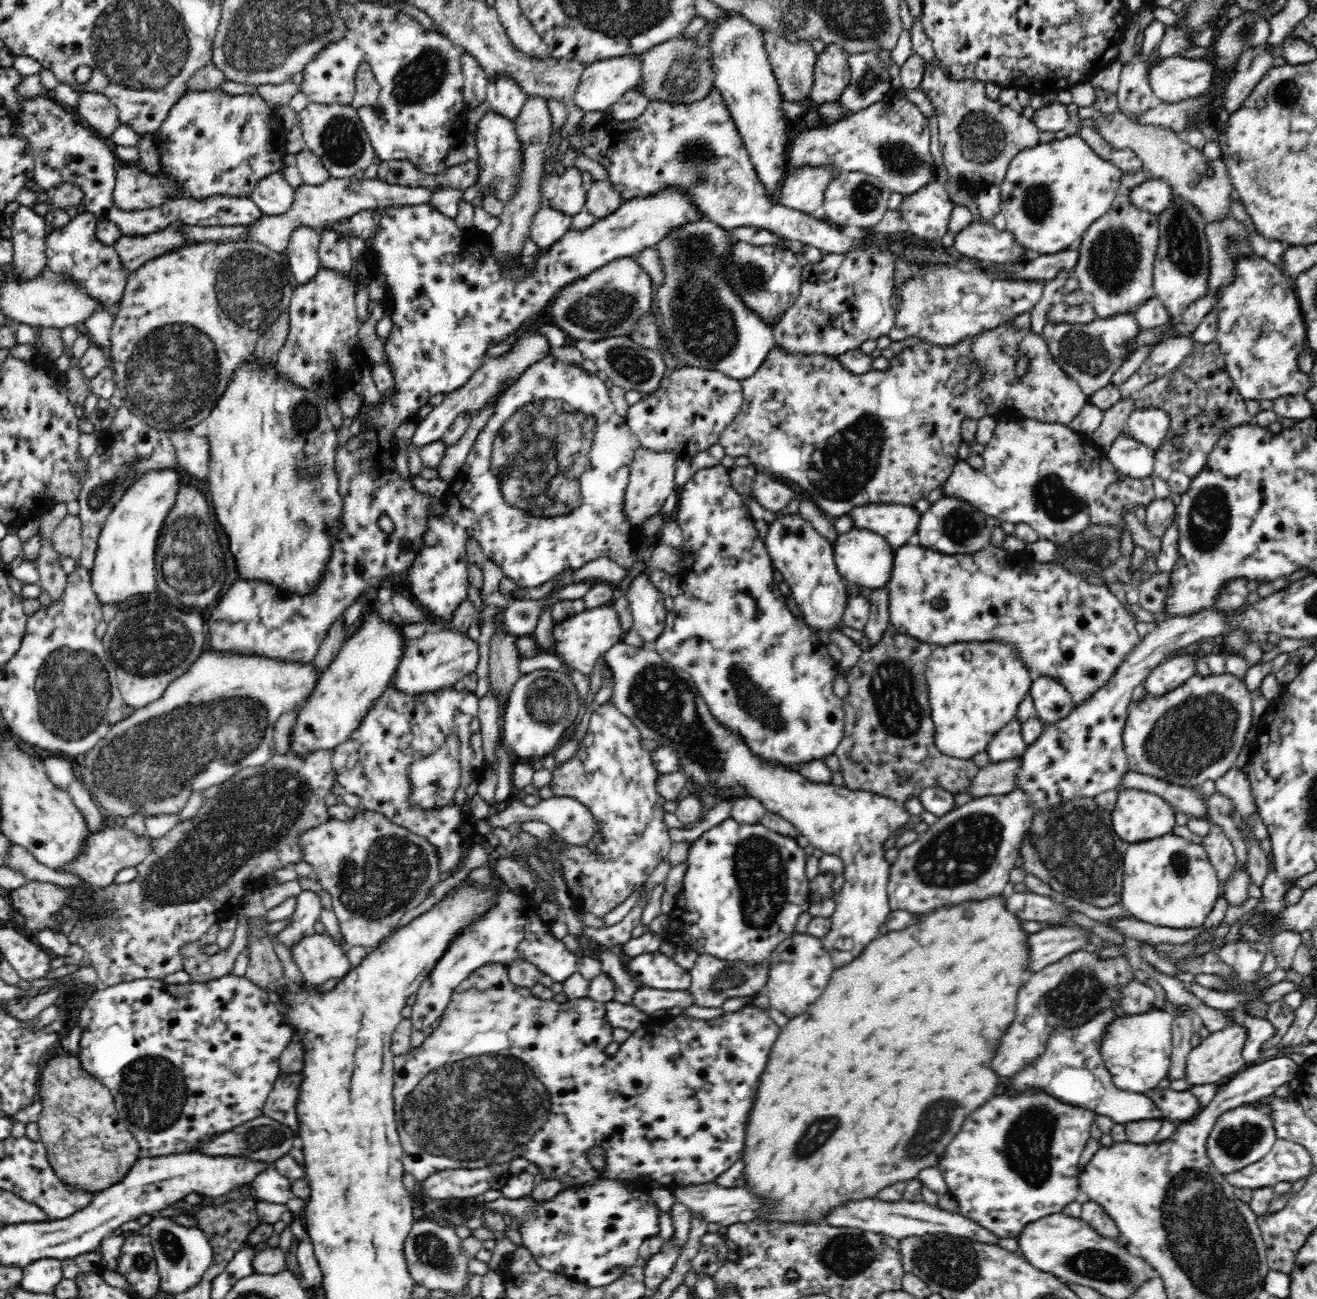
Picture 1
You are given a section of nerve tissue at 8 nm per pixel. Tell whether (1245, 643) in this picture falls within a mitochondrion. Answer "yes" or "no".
yes

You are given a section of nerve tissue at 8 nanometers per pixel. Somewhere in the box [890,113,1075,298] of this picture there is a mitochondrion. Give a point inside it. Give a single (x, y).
(1038, 200)

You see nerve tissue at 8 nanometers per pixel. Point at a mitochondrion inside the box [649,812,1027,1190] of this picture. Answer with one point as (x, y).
(758, 869)

